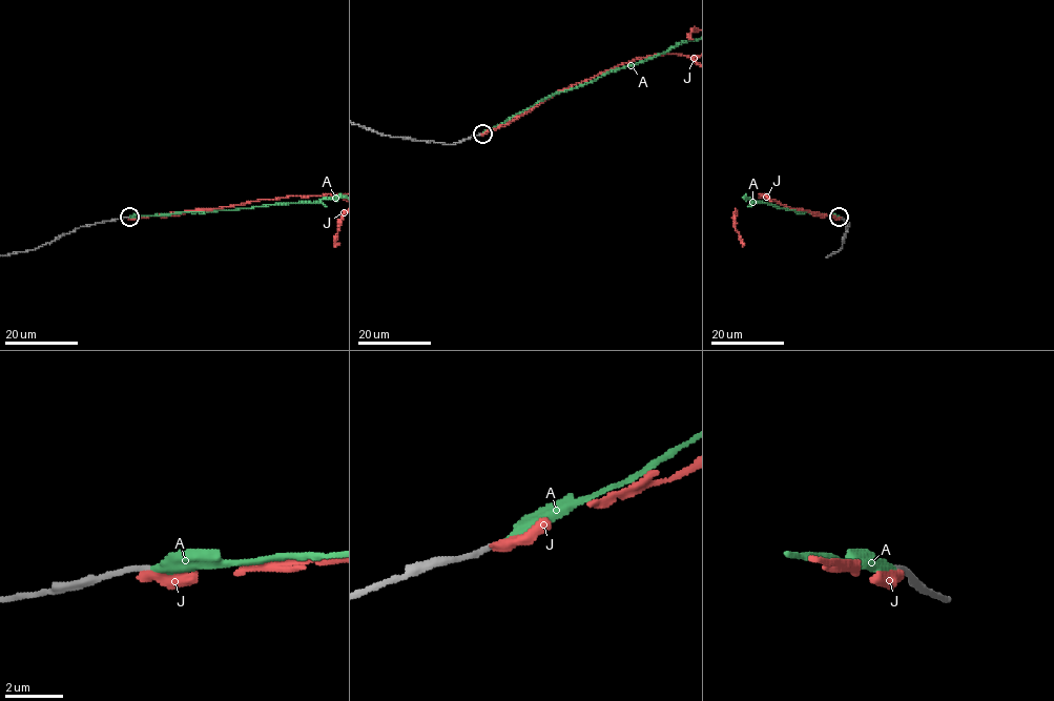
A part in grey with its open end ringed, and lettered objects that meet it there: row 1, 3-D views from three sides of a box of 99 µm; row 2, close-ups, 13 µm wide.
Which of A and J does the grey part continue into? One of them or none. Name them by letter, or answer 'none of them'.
A

